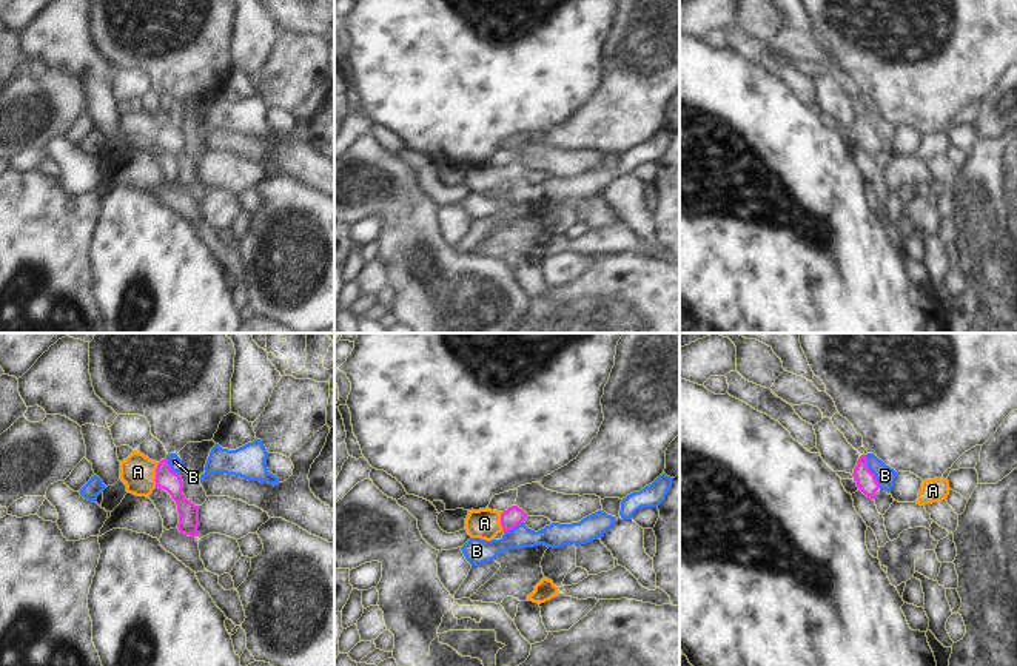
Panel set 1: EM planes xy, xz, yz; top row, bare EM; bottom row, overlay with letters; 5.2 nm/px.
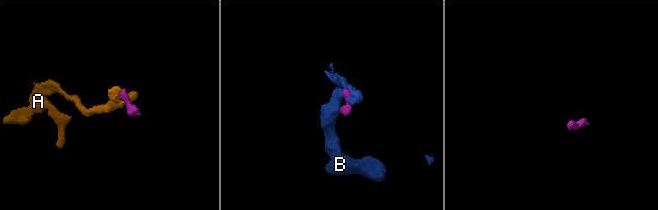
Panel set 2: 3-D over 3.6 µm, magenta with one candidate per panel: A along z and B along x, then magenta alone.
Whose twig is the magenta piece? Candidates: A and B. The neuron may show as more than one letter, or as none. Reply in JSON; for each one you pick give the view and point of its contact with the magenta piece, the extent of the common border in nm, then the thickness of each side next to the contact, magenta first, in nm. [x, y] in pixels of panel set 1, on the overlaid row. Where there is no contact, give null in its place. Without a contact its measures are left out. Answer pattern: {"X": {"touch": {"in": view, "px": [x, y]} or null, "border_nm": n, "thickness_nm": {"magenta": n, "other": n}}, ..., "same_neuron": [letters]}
{"A": {"touch": {"in": "xy", "px": [156, 475]}, "border_nm": 130, "thickness_nm": {"magenta": 110, "other": 180}}, "same_neuron": ["A"]}

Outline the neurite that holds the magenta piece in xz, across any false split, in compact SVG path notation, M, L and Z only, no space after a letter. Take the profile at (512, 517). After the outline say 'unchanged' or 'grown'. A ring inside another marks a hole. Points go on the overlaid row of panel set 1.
M512 506L504 512L488 507L479 510L472 509L465 518L465 530L472 538L492 541L498 533L508 532L524 523L525 516L527 513L518 506Z; grown

